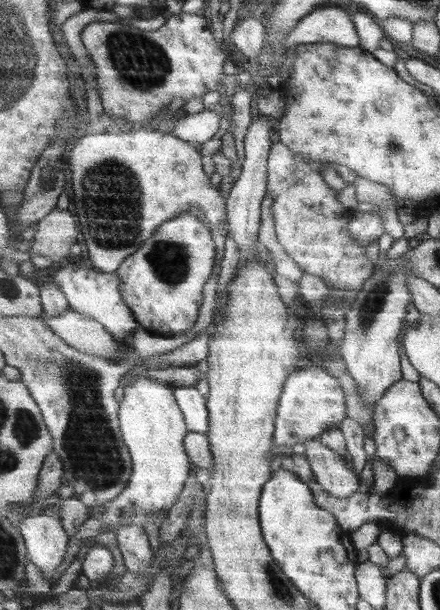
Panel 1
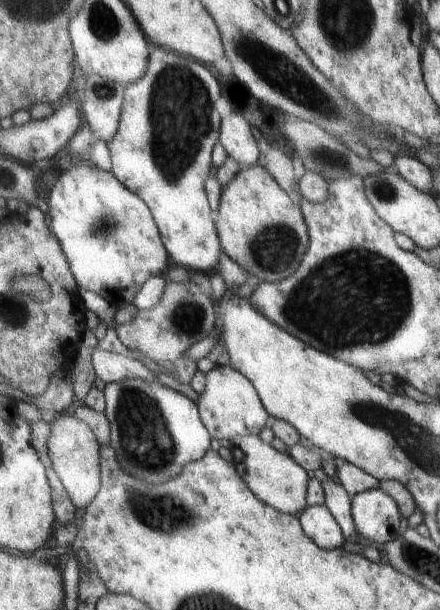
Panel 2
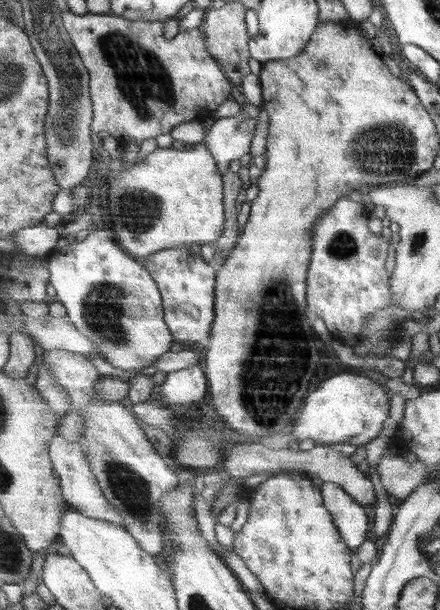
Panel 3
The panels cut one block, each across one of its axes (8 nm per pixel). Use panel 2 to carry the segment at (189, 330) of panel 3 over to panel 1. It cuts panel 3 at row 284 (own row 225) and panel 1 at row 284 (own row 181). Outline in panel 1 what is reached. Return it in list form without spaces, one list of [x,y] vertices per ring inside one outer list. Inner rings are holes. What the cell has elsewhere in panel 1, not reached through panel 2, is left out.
[[[183,211],[173,219],[161,224],[159,229],[143,242],[143,245],[127,257],[116,272],[121,280],[121,296],[133,310],[137,322],[151,334],[175,338],[193,329],[200,318],[200,308],[205,300],[205,284],[212,278],[215,264],[215,240],[209,223],[201,221],[195,211]]]

